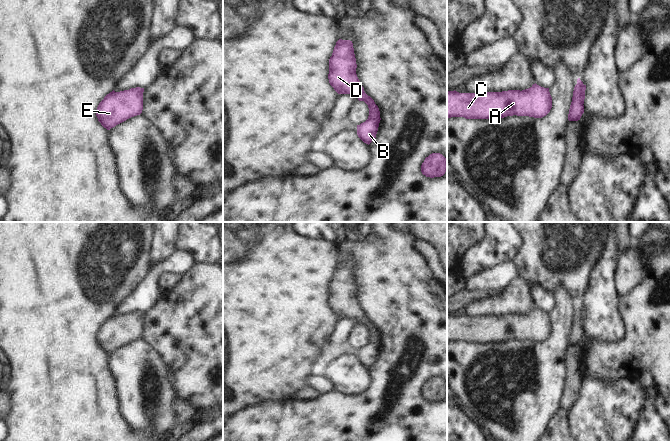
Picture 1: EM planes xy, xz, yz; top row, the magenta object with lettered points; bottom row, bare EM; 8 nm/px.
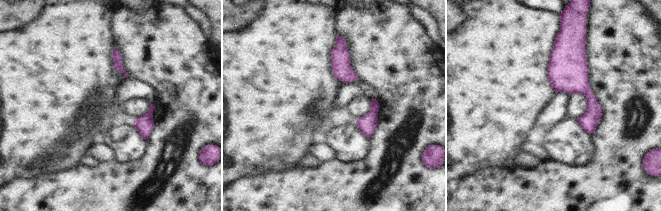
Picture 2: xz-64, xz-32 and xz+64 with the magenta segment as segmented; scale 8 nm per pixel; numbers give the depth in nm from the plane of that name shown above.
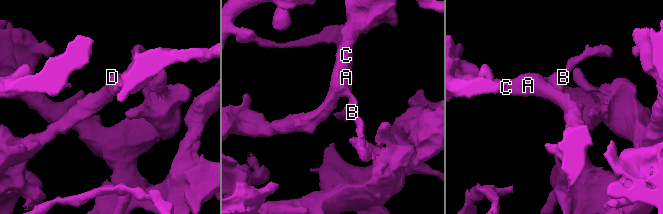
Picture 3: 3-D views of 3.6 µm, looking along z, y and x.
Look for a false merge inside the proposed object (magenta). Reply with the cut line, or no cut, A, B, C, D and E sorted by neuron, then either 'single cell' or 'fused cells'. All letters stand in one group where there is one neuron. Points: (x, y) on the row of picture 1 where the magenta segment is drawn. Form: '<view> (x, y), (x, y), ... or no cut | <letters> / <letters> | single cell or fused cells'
no cut | A B C D E | single cell

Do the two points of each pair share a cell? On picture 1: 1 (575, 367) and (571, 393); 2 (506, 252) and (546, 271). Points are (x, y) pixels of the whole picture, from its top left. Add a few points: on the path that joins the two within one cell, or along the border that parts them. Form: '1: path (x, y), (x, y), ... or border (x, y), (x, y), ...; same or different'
1: path (574, 373), (571, 387); same
2: border (519, 233), (521, 247), (511, 260); different

